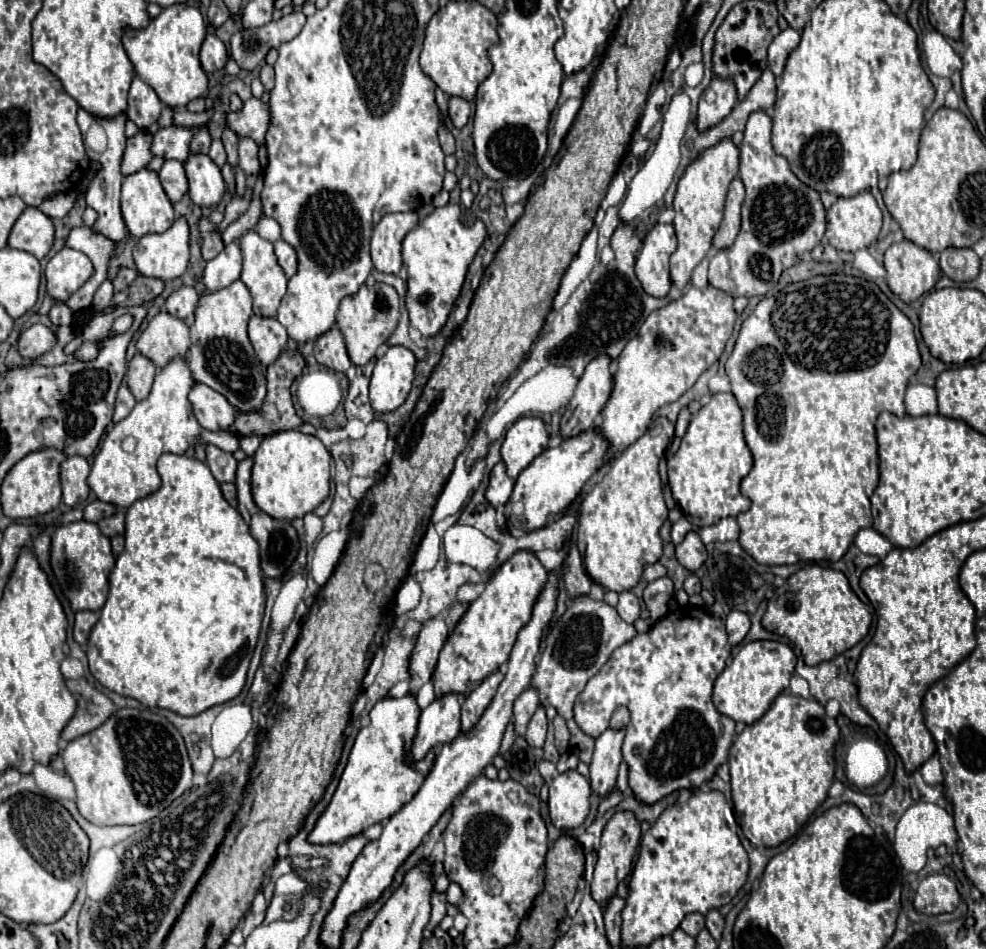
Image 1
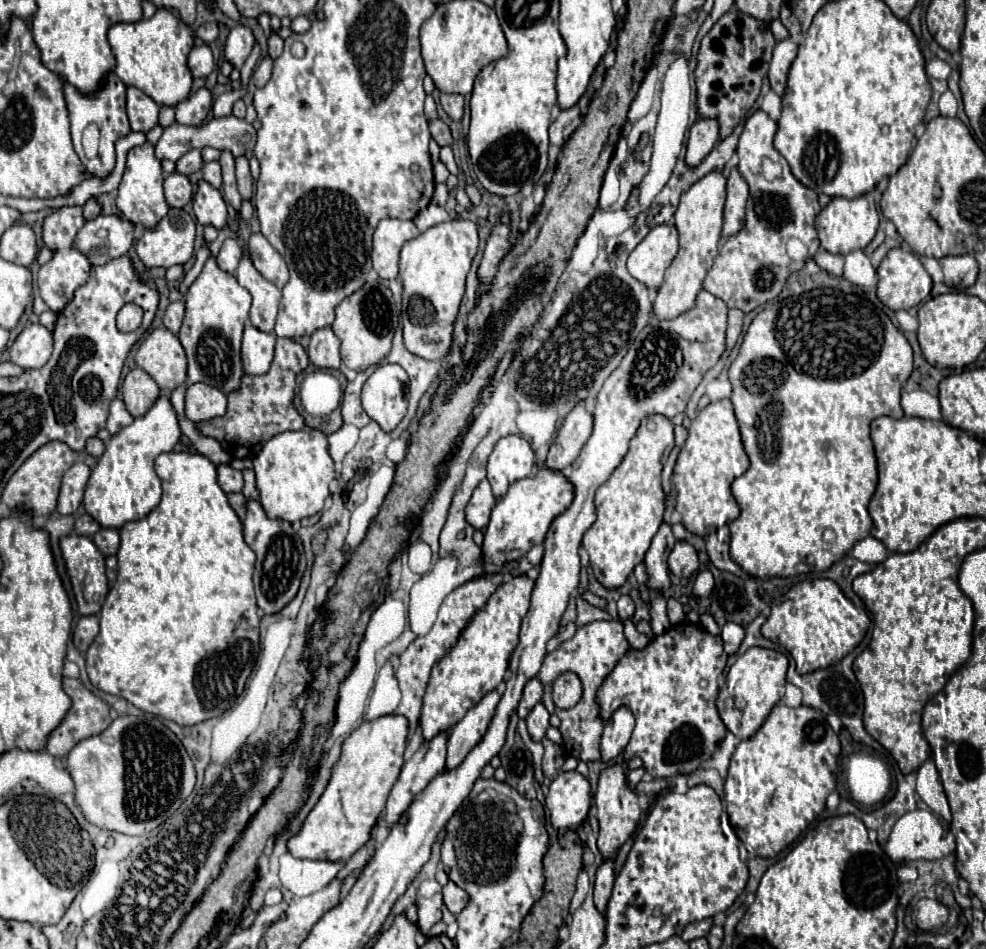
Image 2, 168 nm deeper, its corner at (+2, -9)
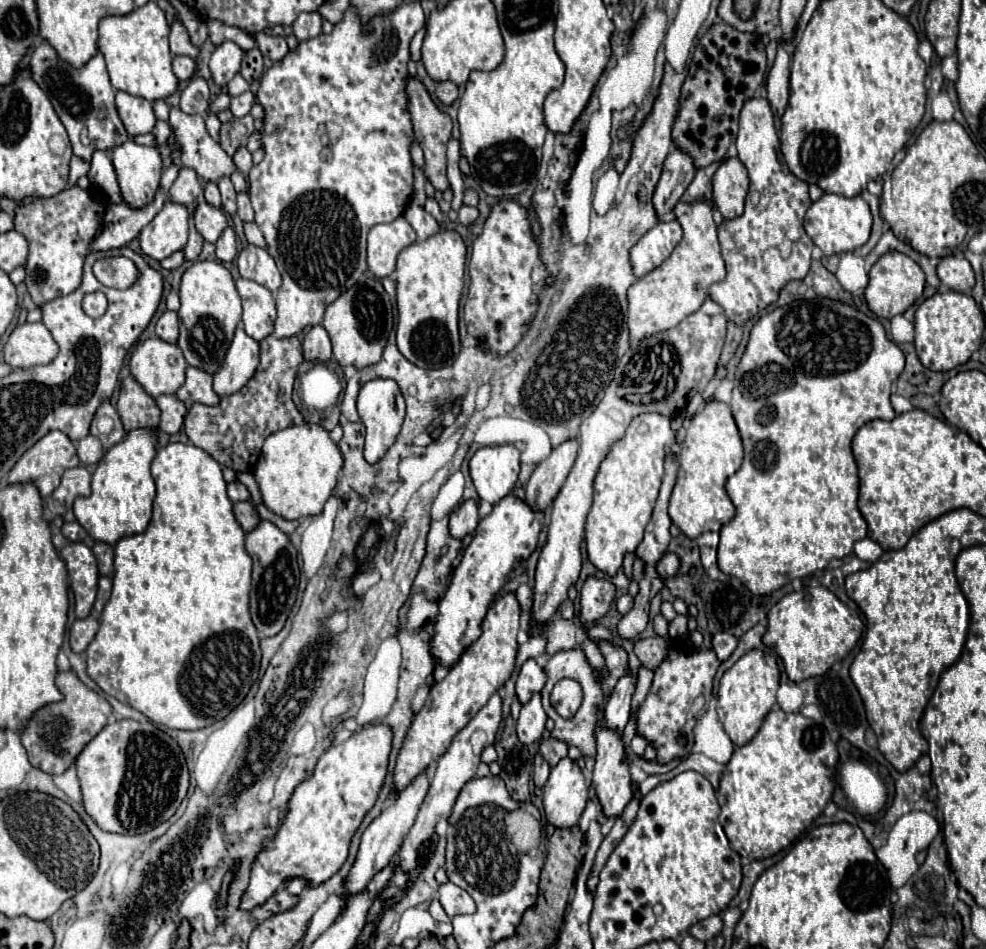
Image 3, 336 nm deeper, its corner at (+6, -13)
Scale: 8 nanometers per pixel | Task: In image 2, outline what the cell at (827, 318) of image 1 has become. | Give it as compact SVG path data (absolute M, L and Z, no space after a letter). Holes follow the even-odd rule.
M812 289L808 293L800 293L794 297L788 297L786 303L778 301L762 309L748 333L744 335L742 347L738 357L732 361L728 375L732 383L732 405L736 411L736 419L740 425L742 433L742 443L744 449L750 457L750 467L744 475L740 475L732 483L732 495L740 505L740 515L736 521L730 523L730 557L736 565L740 565L746 573L754 577L790 577L790 575L800 575L800 573L810 573L810 571L826 571L830 569L838 559L848 555L852 547L870 535L872 529L872 517L868 515L868 501L876 489L878 483L878 471L876 471L876 457L874 457L874 447L870 439L870 423L876 417L888 415L900 419L902 407L900 407L900 389L904 381L912 373L912 347L906 341L906 337L892 325L888 315L872 305L868 299L858 297L858 295L848 295L836 289Z

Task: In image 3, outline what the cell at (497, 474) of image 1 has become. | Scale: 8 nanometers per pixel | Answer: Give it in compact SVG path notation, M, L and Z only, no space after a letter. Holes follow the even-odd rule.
M466 499L458 505L458 509L452 511L452 523L450 523L450 533L456 539L464 539L466 535L474 533L478 527L480 515L478 515L478 503L474 499Z

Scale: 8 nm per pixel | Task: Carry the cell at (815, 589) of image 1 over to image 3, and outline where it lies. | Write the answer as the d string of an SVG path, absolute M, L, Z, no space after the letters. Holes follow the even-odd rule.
M806 585L802 591L784 595L768 611L764 645L782 657L790 681L800 683L808 677L824 675L836 661L842 661L858 643L864 623L824 585Z

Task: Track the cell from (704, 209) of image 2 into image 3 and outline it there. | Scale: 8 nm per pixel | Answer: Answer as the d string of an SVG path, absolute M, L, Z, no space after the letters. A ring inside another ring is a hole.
M700 197L692 203L682 203L674 207L676 221L682 225L684 235L676 245L672 255L646 277L638 279L628 291L628 327L630 339L644 339L658 331L676 327L684 317L700 309L708 297L708 287L724 279L724 259L718 245L718 227L714 223L714 205Z

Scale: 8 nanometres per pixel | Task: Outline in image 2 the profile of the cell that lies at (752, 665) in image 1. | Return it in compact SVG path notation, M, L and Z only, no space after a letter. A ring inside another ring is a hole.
M752 647L738 657L738 661L730 667L726 683L716 699L720 717L730 733L734 733L738 739L748 739L760 729L772 707L784 697L786 669L788 669L788 657L774 649Z

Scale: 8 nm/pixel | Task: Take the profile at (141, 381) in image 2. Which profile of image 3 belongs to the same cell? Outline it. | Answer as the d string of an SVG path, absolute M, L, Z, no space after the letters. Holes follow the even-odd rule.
M132 375L122 379L116 409L126 431L136 427L158 427L160 423L160 409L154 397L150 397Z

